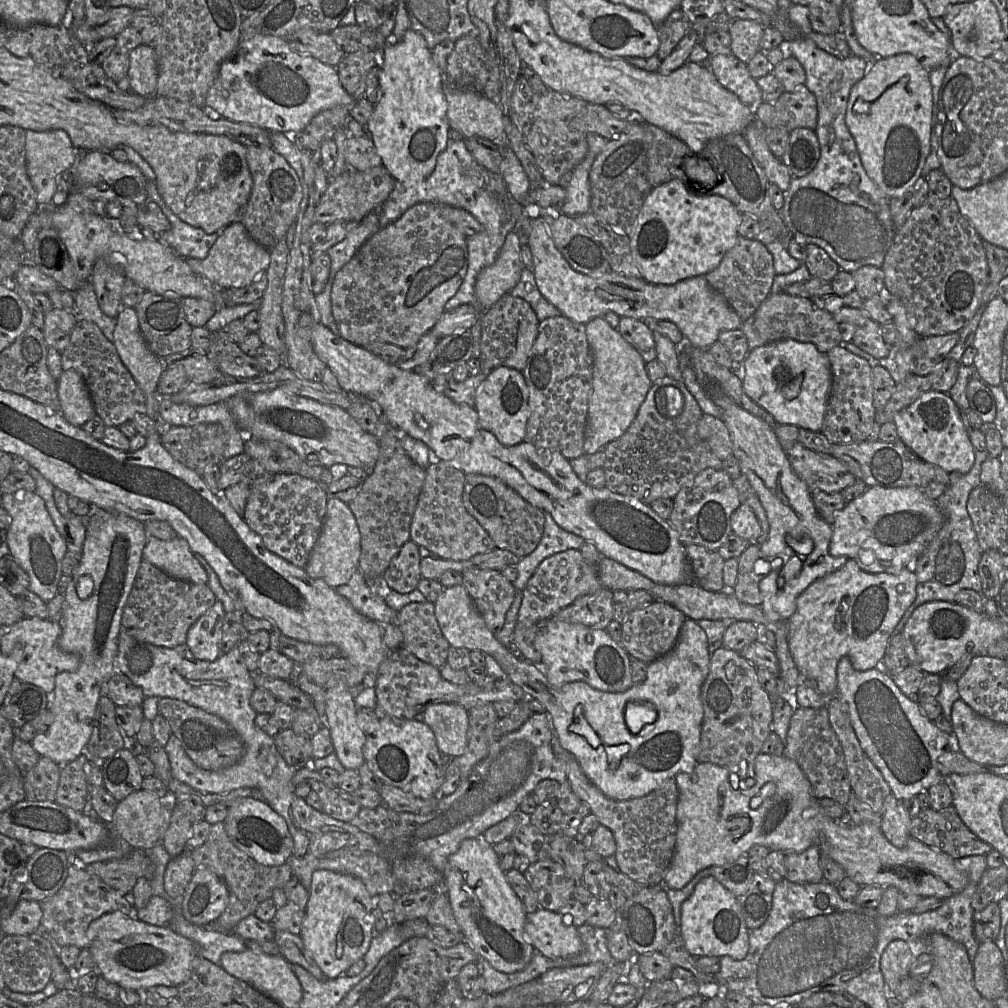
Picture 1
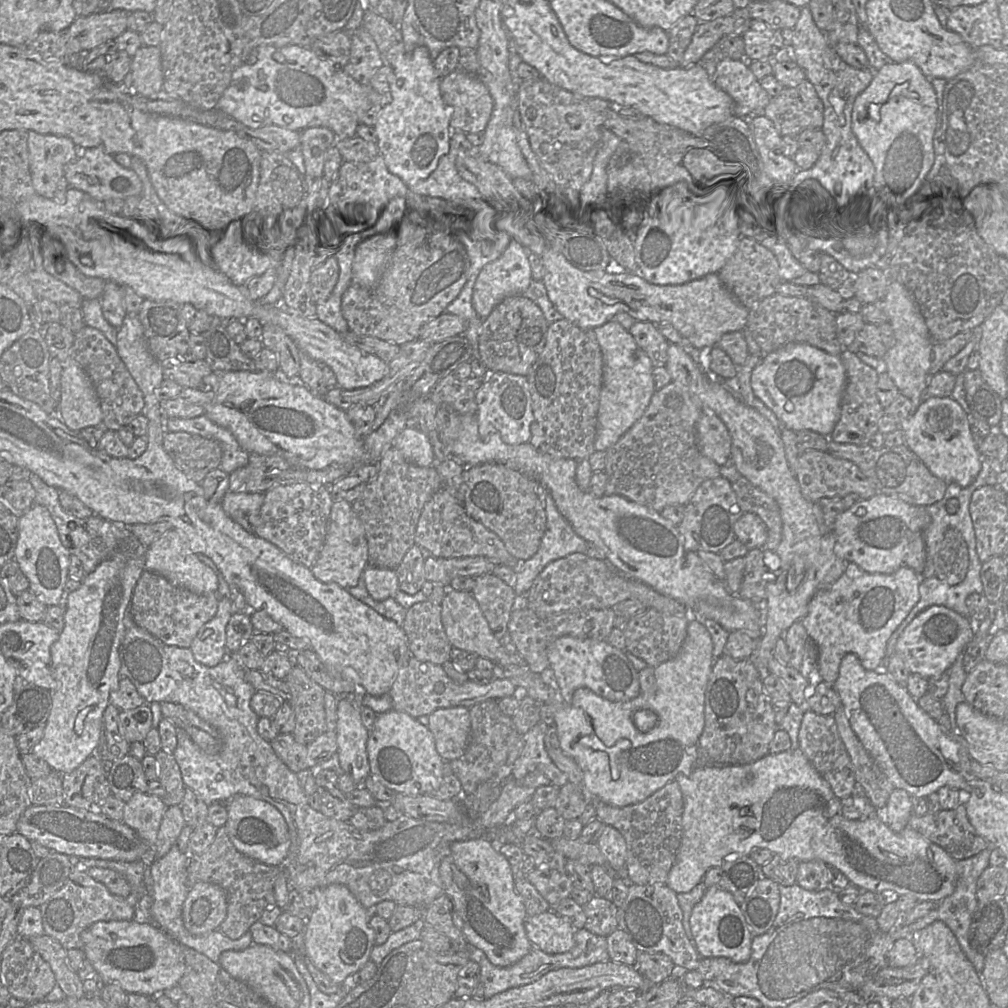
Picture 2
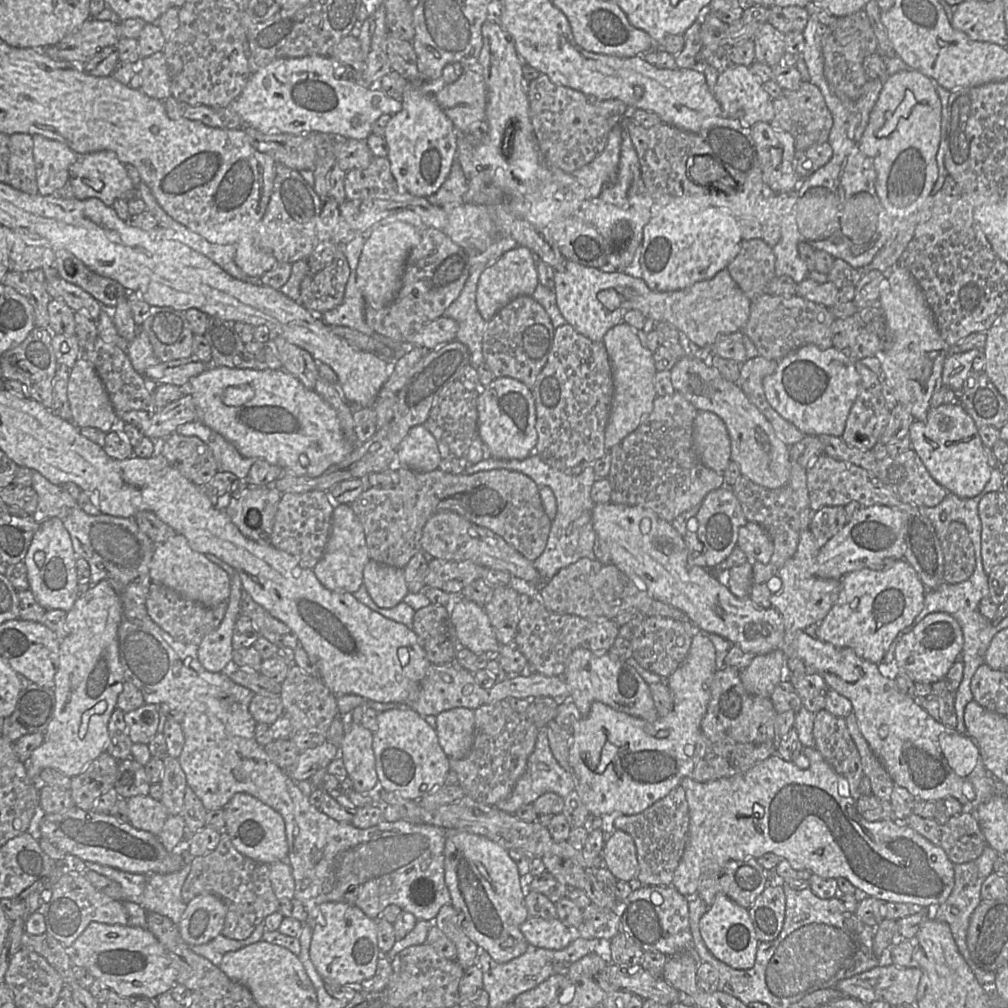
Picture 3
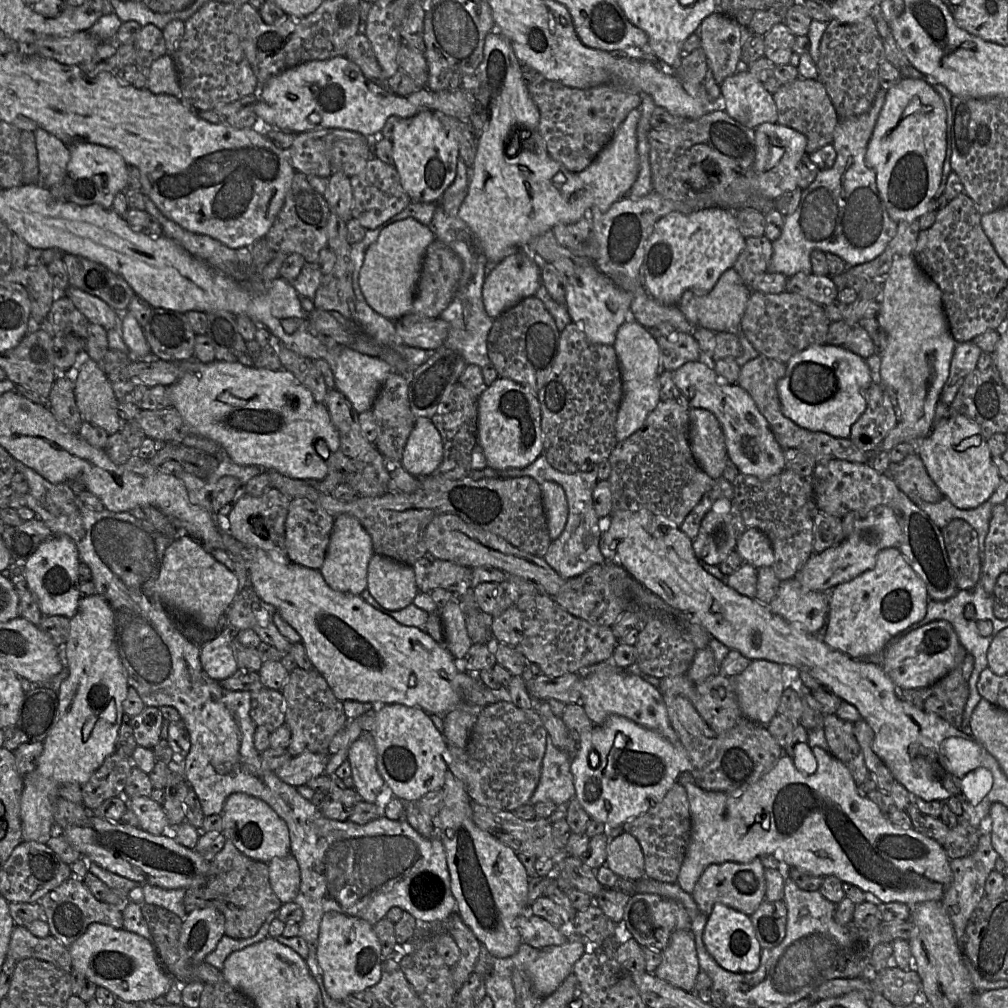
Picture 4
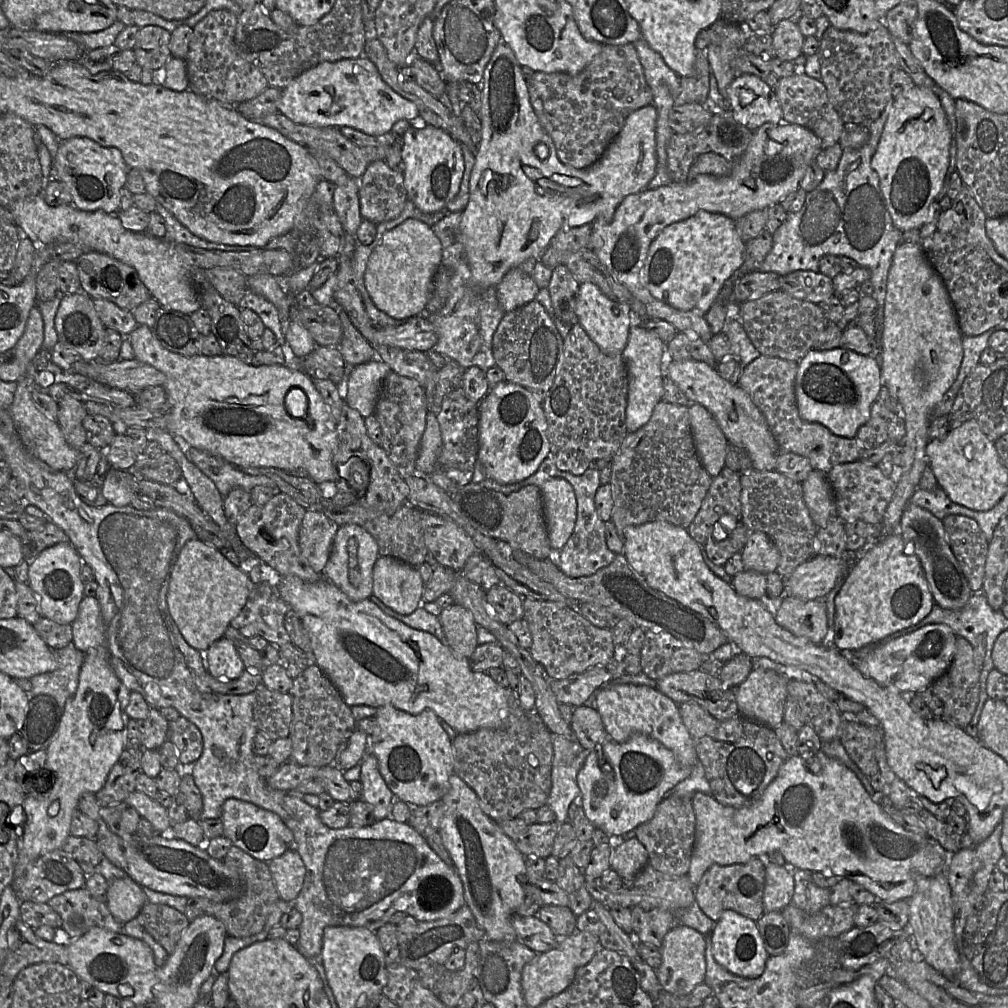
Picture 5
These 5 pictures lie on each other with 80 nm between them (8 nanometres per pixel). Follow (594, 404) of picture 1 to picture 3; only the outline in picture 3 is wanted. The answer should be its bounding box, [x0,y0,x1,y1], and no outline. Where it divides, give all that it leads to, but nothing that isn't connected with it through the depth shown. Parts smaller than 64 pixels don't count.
[603,322,657,451]

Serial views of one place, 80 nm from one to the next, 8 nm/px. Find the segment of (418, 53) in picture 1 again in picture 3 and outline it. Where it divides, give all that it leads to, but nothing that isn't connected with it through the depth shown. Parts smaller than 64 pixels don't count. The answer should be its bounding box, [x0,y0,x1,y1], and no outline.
[385,82,457,197]

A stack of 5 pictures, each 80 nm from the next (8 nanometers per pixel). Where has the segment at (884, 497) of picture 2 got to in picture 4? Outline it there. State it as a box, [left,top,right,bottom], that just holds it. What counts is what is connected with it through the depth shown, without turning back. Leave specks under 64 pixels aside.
[794,506,901,592]

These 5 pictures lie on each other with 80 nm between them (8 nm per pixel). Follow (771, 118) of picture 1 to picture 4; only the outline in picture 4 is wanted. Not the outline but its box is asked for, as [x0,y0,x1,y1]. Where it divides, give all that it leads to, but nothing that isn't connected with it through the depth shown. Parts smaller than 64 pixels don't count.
[773,76,839,154]

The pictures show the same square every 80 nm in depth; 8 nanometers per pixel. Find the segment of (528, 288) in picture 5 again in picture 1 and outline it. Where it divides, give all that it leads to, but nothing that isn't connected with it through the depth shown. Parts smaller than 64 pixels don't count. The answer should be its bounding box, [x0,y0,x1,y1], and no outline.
[475,232,524,310]

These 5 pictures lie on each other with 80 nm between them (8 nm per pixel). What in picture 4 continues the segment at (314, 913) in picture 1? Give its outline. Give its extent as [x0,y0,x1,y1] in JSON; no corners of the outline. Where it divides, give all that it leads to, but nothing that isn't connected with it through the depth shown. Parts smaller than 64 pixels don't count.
[316,912,381,1001]

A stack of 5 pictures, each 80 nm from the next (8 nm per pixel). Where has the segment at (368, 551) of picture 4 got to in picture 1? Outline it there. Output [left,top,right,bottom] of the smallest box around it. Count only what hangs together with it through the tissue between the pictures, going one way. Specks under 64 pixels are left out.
[304,496,361,588]

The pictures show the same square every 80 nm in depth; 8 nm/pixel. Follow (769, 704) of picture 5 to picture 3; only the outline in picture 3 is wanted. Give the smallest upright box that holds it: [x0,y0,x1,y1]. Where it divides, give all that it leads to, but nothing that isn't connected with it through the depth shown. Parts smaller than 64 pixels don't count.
[740,649,790,698]

